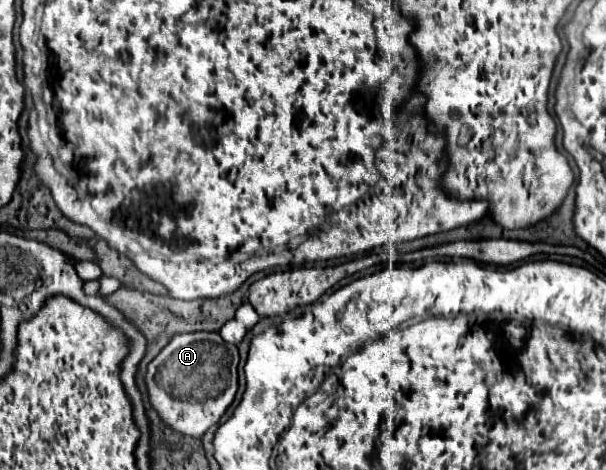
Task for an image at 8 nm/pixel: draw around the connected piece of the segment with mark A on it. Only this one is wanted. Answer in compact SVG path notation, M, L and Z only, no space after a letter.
M219 333L175 335L147 365L145 385L149 403L169 429L189 437L203 437L233 403L237 393L237 365L237 347L223 341Z

